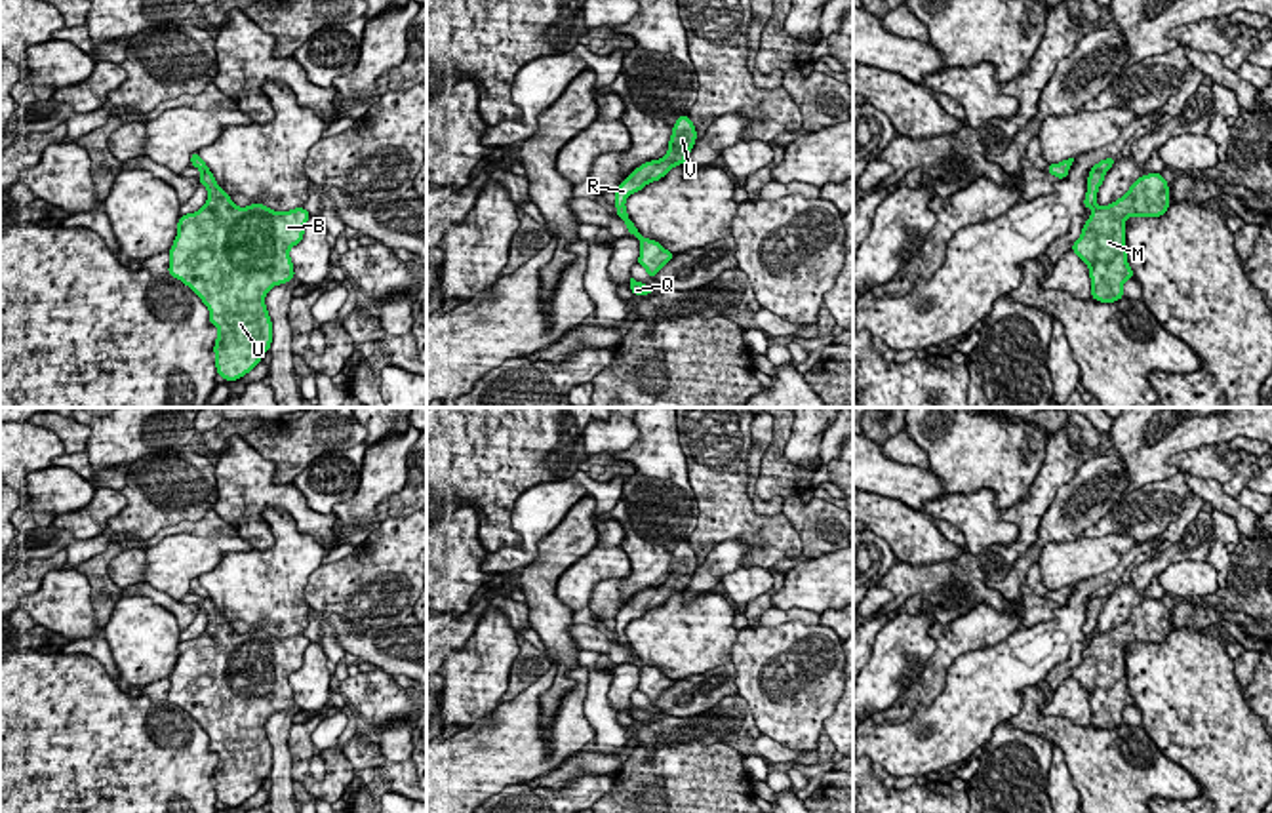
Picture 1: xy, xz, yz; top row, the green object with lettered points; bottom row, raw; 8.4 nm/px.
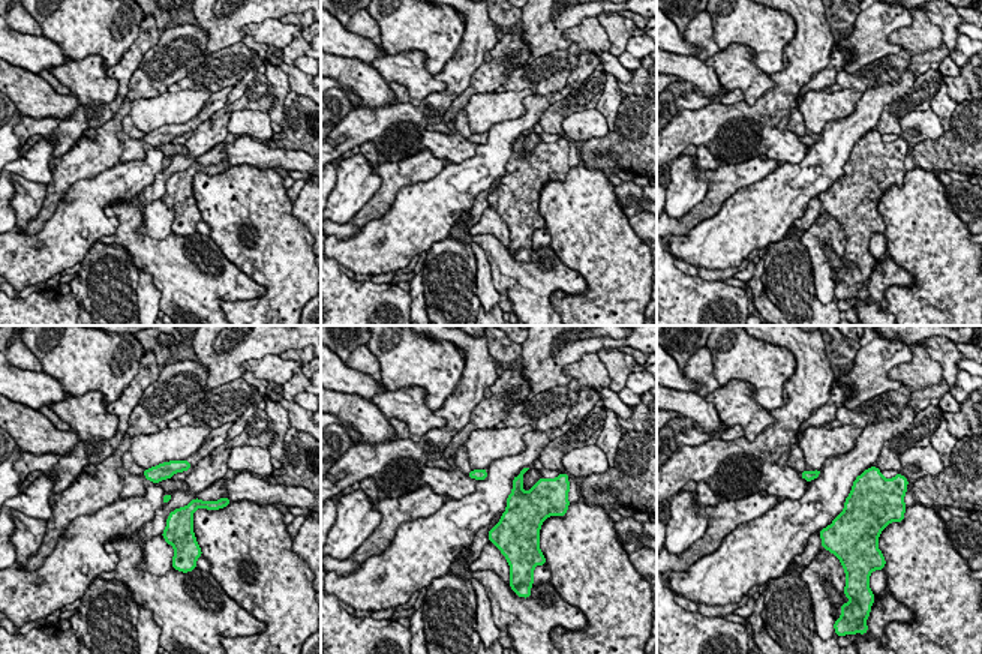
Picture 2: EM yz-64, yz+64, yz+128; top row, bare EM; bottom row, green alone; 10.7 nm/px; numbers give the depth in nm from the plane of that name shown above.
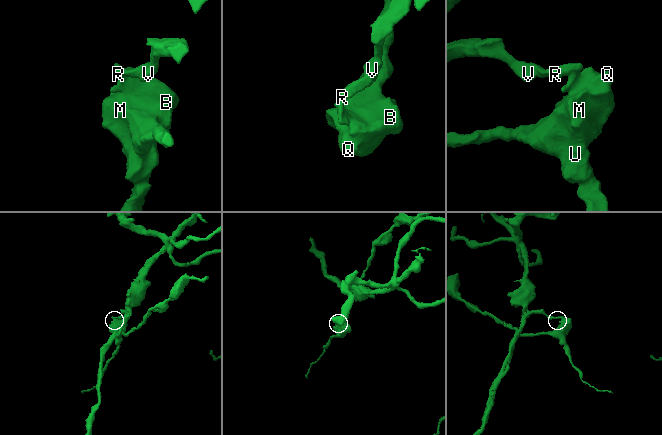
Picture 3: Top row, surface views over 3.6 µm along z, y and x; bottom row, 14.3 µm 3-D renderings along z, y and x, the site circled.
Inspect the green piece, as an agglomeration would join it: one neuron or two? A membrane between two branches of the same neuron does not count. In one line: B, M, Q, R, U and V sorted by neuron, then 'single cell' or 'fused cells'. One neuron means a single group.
B M Q U / R V; fused cells

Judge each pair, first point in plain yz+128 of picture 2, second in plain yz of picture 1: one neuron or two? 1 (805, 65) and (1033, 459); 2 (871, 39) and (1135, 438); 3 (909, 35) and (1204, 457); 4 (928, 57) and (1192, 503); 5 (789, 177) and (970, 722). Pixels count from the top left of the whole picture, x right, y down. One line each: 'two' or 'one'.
1: two
2: one
3: one
4: one
5: one

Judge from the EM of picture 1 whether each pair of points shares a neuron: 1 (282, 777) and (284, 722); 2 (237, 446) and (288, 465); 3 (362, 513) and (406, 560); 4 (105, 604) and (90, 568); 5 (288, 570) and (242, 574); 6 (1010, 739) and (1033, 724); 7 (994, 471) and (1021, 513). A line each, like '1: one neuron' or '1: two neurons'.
1: one neuron
2: two neurons
3: two neurons
4: one neuron
5: one neuron
6: two neurons
7: two neurons

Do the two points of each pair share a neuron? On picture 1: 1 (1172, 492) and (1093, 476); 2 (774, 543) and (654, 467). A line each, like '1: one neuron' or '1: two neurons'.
1: two neurons
2: two neurons

